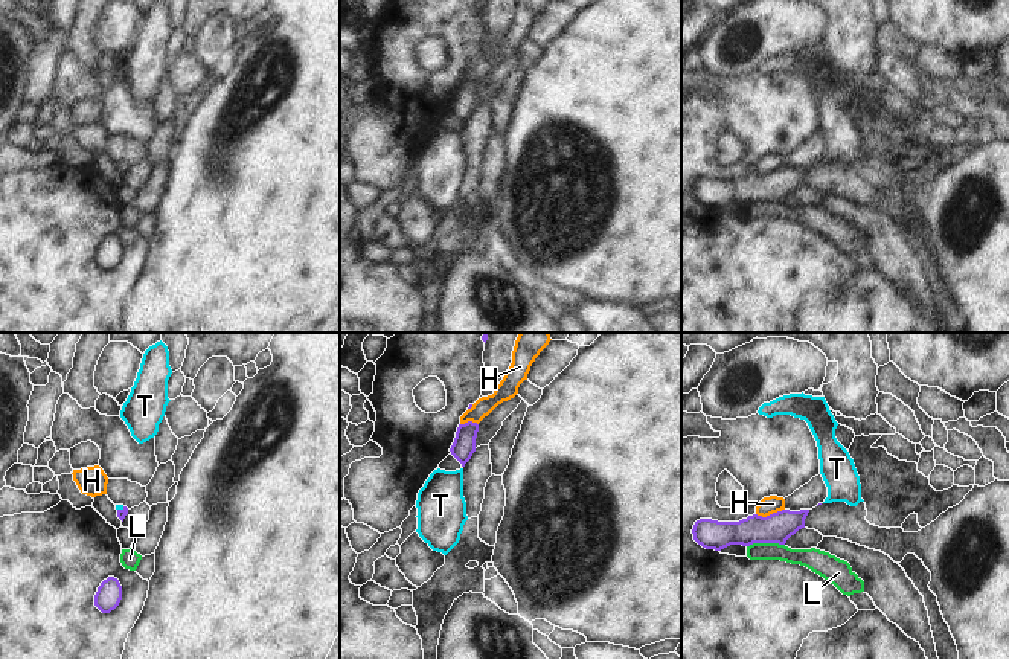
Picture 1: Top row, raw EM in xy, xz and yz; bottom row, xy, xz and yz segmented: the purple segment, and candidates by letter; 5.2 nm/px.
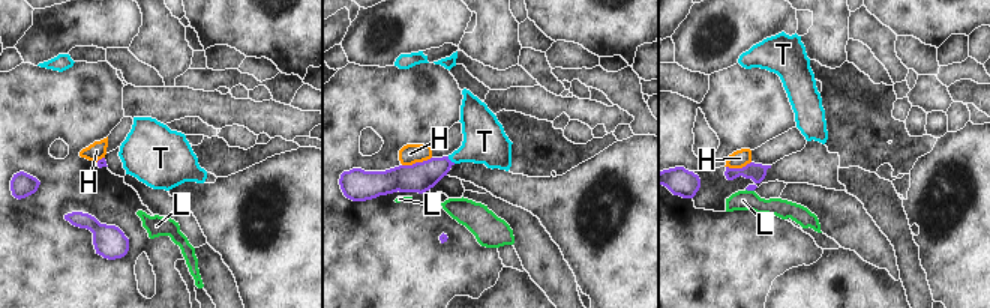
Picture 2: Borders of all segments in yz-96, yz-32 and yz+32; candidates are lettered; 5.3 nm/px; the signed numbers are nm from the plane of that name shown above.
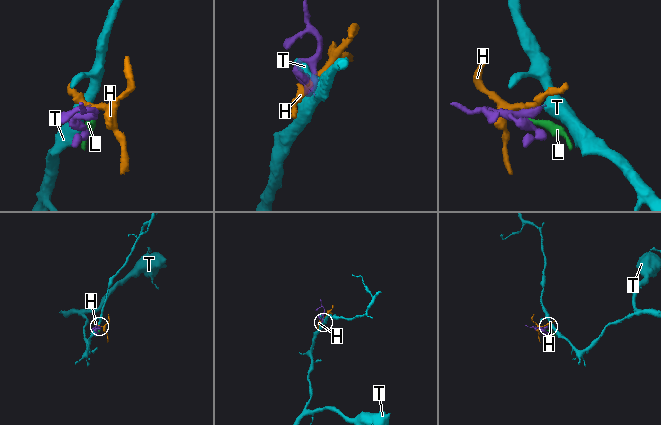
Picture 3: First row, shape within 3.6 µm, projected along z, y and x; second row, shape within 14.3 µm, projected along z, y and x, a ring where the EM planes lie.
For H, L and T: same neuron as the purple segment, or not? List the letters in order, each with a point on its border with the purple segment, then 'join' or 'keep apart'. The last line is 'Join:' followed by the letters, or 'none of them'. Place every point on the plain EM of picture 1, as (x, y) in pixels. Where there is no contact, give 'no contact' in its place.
H: contact yz (770, 173); keep apart
L: contact yz (765, 200); keep apart
T: contact xy (121, 168); join
Join: T

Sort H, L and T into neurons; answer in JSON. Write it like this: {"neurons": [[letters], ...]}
{"neurons": [["H"], ["L"], ["T"]]}

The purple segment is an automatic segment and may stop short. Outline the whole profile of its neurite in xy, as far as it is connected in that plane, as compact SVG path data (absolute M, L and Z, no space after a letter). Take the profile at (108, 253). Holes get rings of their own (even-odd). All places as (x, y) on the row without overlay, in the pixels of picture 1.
M108 235L101 241L94 253L94 264L102 272L110 272L114 268L122 258L122 244L117 236Z

